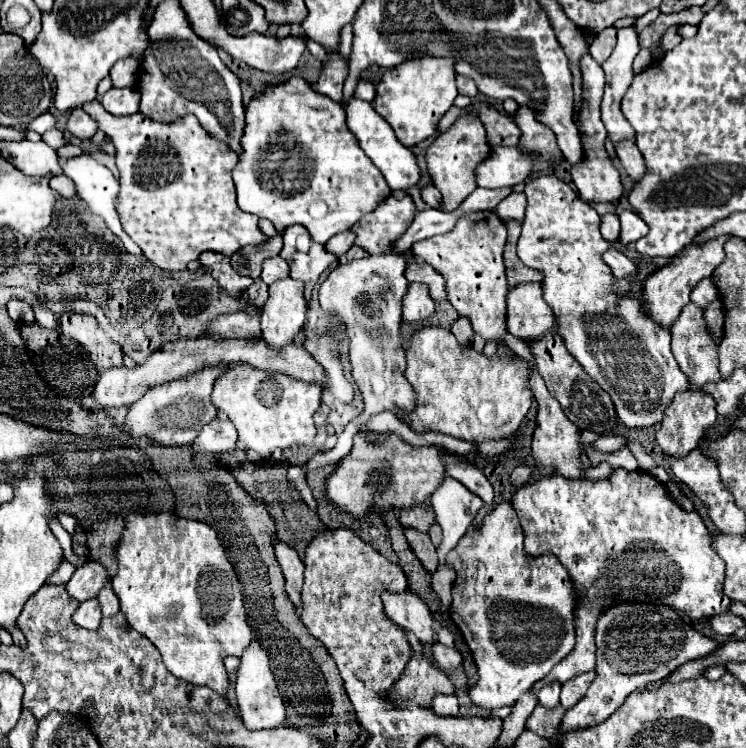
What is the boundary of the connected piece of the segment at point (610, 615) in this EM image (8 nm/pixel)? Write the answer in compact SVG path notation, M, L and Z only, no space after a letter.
M622 602L606 608L596 622L596 678L586 696L570 710L566 710L560 732L568 728L590 728L604 722L636 688L648 682L662 680L678 670L682 664L702 660L720 648L720 642L702 636L688 626L682 616L670 606Z

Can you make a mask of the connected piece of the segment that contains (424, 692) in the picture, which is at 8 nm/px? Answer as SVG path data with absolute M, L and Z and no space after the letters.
M412 650L410 660L394 684L388 700L402 704L402 702L418 702L422 708L430 708L432 698L438 694L454 694L454 686L450 678L434 666L424 654Z

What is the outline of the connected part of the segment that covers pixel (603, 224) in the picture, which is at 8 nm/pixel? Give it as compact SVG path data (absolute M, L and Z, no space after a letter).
M606 212L602 218L600 218L600 232L604 236L606 242L612 242L620 248L624 248L620 242L618 242L618 234L620 234L620 224L618 224L618 216L614 212Z

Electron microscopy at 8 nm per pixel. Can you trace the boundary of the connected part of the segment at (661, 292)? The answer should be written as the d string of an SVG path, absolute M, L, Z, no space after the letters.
M720 236L720 238L708 240L702 246L690 244L688 248L678 252L676 260L668 268L662 268L660 272L654 272L652 276L648 276L644 280L640 302L642 302L644 312L650 320L660 324L662 328L670 328L674 324L674 320L680 316L682 308L690 302L690 292L694 290L694 286L702 278L708 278L722 264L722 260L724 260L724 248L722 246L724 246L726 238L730 238L730 236Z

